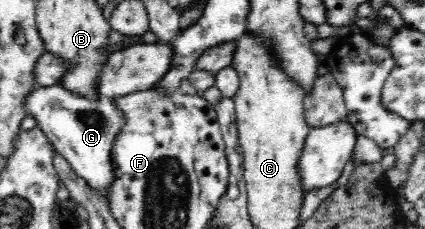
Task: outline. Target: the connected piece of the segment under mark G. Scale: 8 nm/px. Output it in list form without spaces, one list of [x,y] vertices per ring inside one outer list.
[[[62,85],[39,86],[31,91],[26,108],[35,119],[37,128],[53,144],[54,150],[68,160],[77,176],[86,180],[88,187],[100,194],[108,209],[111,209],[111,195],[114,194],[115,179],[118,178],[114,160],[115,141],[128,123],[128,117],[118,102],[100,96],[88,99]]]

